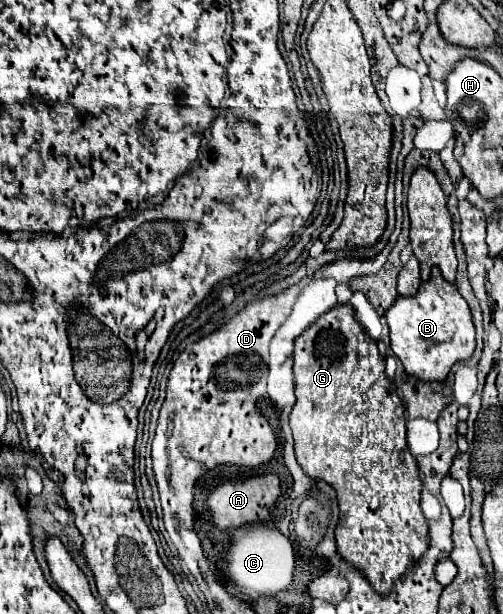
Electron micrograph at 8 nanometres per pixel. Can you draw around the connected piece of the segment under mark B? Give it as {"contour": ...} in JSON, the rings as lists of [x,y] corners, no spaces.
{"contour":[[[432,268],[430,280],[422,282],[416,296],[398,296],[398,300],[386,312],[386,320],[390,326],[394,354],[404,364],[404,370],[422,382],[446,380],[450,368],[456,362],[468,360],[476,348],[474,324],[468,304],[458,294],[456,286],[442,278],[440,268]]]}

